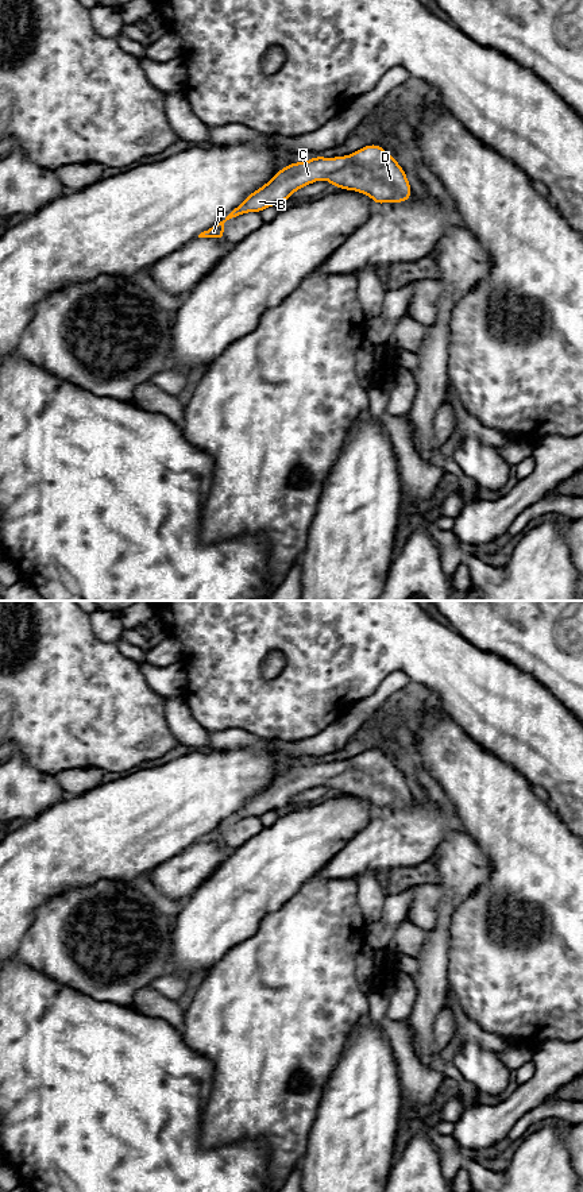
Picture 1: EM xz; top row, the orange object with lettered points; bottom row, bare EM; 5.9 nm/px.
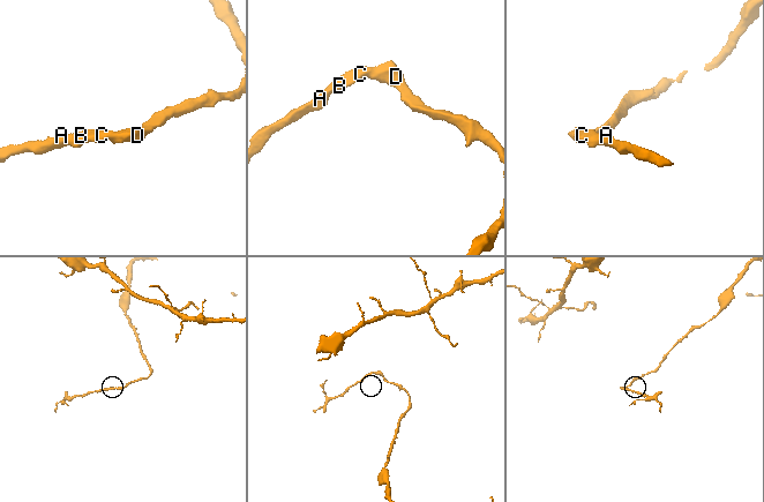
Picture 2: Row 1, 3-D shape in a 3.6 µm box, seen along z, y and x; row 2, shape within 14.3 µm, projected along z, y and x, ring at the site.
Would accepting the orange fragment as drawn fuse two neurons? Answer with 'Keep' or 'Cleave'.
Keep

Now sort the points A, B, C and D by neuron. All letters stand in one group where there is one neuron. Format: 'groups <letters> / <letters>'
groups A B C D

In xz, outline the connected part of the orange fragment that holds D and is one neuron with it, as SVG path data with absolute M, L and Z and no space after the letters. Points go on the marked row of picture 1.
M370 144L348 157L317 155L306 162L287 165L198 238L225 240L223 227L227 221L246 212L259 213L267 207L278 205L300 188L325 178L336 188L370 196L378 205L404 202L412 196L404 169L379 144Z

